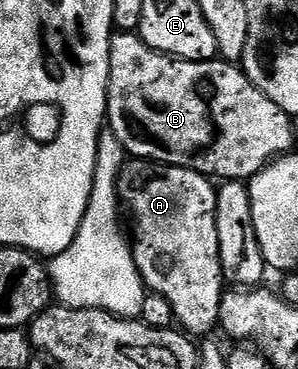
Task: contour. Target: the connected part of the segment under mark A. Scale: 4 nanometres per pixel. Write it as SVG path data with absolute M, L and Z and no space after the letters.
M131 160L119 171L119 196L126 213L131 213L135 229L131 254L144 287L169 302L174 321L188 335L216 329L225 293L215 215L216 183L187 166L155 164L149 168L146 161Z

